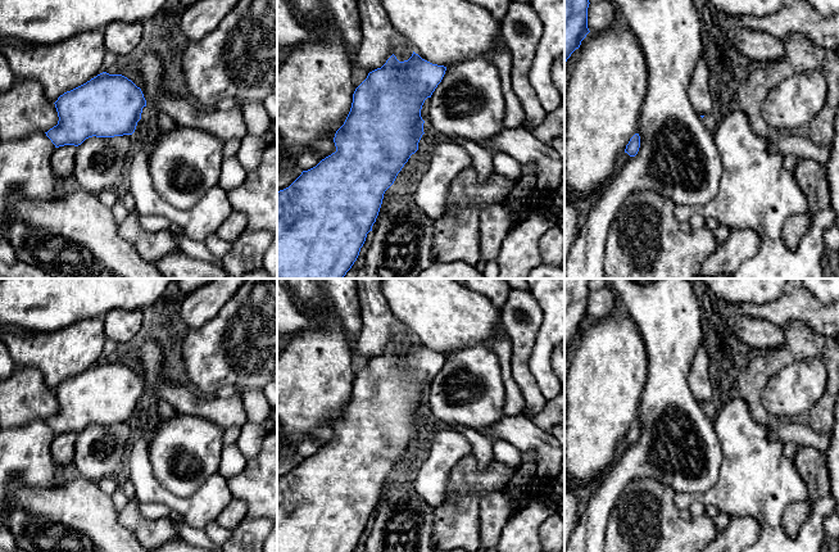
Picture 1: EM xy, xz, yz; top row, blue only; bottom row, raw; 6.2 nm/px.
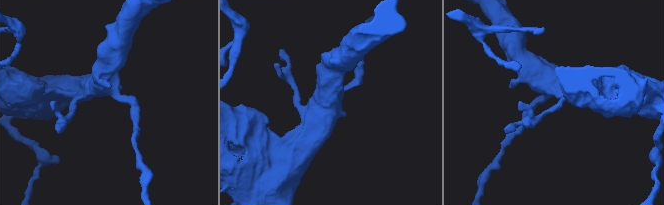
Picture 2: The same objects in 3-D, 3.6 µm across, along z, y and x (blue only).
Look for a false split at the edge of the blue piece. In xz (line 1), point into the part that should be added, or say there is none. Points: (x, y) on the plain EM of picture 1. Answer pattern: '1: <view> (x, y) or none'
1: none

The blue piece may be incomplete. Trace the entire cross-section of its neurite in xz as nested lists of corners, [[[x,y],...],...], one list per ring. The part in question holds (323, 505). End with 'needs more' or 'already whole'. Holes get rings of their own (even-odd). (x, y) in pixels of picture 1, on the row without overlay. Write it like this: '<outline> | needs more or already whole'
[[[413,339],[404,349],[393,341],[381,356],[368,361],[355,376],[350,399],[335,421],[336,439],[303,458],[289,475],[277,479],[277,552],[354,552],[376,510],[385,479],[418,438],[425,421],[422,393],[431,385],[445,358],[446,354],[432,352]]] | already whole

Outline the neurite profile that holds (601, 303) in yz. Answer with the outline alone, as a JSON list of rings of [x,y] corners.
[[[604,286],[589,291],[588,316],[589,318],[604,318],[614,312],[616,299],[612,286]]]

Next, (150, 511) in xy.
[[[139,501],[139,512],[146,520],[159,520],[168,517],[172,511],[162,503],[142,503]]]

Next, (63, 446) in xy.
[[[64,433],[55,435],[51,443],[51,454],[59,469],[69,471],[74,460],[77,434]]]

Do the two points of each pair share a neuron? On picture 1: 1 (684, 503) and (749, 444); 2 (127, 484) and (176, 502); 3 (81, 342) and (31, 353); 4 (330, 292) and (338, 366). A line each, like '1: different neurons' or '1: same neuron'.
1: same neuron
2: different neurons
3: same neuron
4: different neurons

